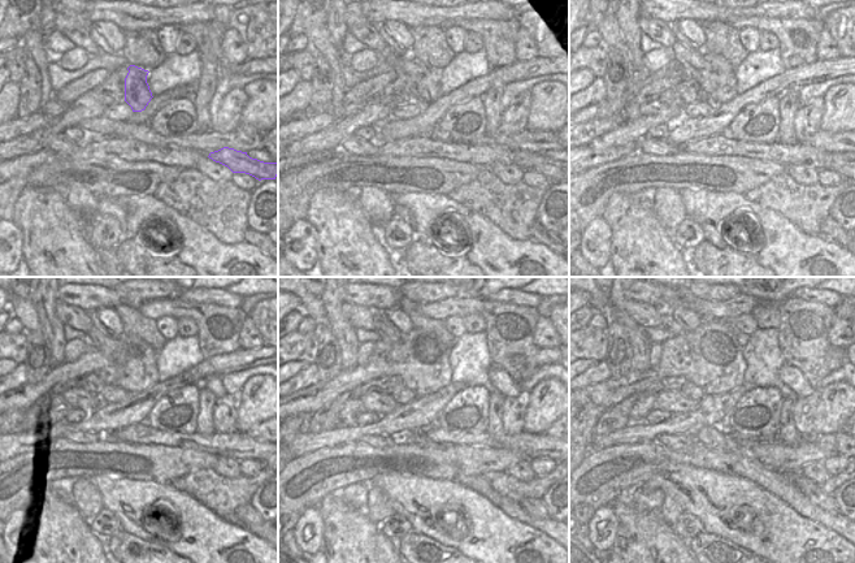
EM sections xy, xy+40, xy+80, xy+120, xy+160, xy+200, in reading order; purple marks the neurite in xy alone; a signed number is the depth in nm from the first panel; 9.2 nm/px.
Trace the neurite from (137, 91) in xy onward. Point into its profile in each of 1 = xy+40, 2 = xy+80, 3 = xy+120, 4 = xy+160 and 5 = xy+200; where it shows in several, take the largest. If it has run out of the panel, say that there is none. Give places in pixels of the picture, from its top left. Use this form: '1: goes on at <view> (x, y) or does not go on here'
1: goes on at xy+40 (426, 91)
2: goes on at xy+80 (697, 66)
3: goes on at xy+120 (107, 346)
4: goes on at xy+160 (385, 333)
5: goes on at xy+200 (668, 323)

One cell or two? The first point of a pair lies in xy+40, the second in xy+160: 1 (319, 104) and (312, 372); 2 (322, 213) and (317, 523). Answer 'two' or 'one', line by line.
1: two
2: two

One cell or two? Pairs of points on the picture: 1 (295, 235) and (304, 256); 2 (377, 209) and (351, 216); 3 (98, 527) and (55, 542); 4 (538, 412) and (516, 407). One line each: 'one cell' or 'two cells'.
1: one cell
2: two cells
3: two cells
4: two cells

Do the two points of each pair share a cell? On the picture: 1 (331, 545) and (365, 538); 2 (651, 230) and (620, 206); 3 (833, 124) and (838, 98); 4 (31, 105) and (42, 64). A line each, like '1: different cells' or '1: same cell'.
1: same cell
2: same cell
3: same cell
4: different cells

